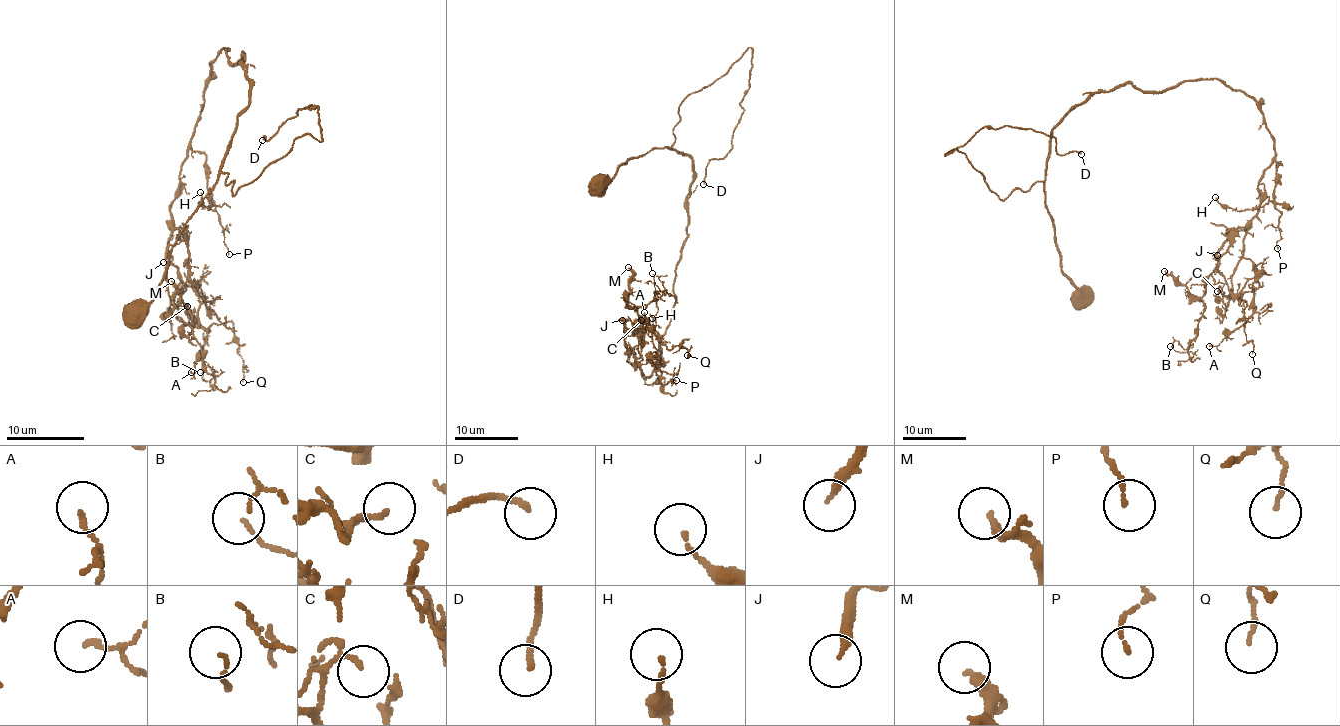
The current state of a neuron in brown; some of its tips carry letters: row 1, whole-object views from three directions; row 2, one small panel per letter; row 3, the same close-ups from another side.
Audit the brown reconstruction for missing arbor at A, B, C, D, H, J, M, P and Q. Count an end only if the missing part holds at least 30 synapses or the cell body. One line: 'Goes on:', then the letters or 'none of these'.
Goes on: D

